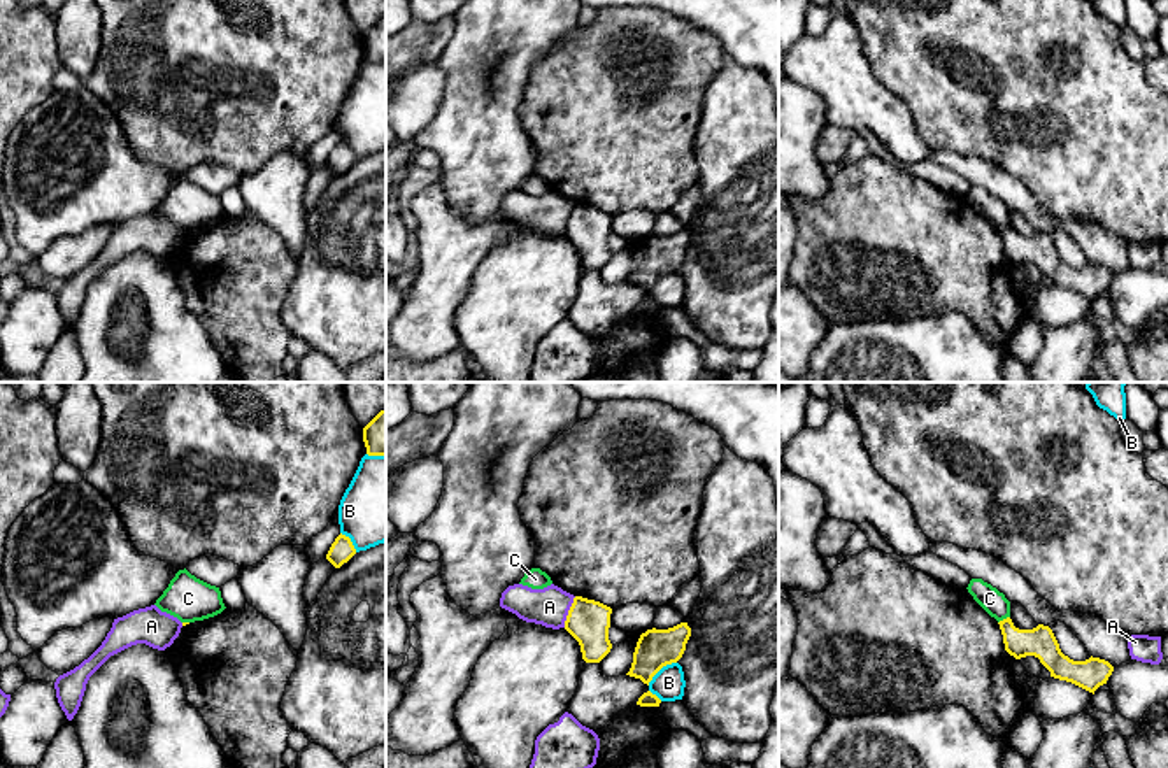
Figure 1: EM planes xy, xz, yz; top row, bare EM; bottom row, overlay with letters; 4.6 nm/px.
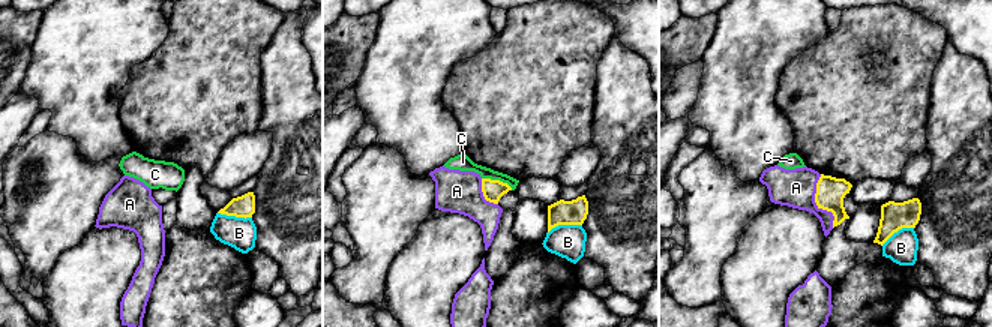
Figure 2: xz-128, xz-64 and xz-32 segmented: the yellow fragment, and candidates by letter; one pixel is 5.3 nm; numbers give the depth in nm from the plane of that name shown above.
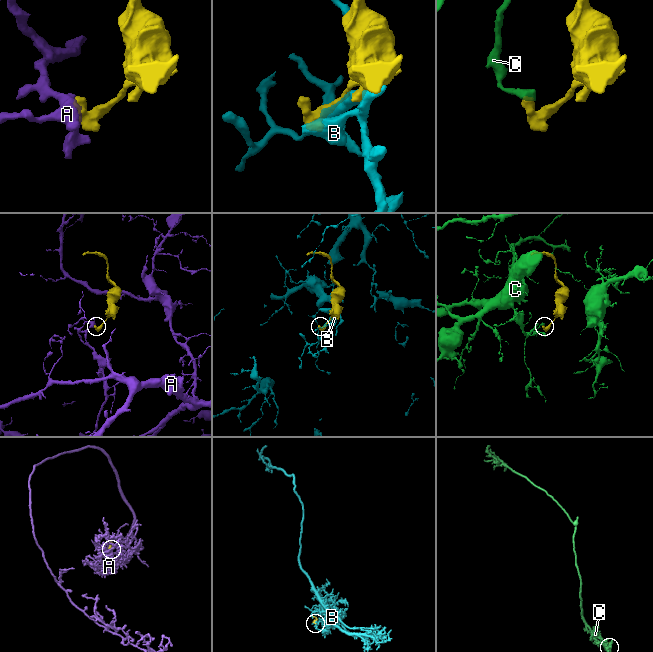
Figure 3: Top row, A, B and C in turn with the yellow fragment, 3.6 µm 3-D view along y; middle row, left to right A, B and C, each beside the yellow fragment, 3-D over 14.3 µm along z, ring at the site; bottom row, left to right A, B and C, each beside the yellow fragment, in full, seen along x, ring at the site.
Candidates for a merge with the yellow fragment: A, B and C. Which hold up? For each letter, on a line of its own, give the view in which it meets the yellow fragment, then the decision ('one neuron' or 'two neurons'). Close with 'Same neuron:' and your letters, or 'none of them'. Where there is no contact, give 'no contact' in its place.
A: xz | two neurons
B: xz | two neurons
C: yz | two neurons
Same neuron: none of them

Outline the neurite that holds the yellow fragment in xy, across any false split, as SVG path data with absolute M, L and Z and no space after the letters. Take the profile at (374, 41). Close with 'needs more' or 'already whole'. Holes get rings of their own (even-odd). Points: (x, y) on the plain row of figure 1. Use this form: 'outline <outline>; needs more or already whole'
outline M386 16L363 35L363 49L368 63L386 63Z; already whole

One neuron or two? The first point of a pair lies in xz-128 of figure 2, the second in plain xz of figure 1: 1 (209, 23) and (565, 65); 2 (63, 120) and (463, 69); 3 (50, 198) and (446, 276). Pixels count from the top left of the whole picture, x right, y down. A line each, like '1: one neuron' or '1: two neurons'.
1: one neuron
2: one neuron
3: one neuron

